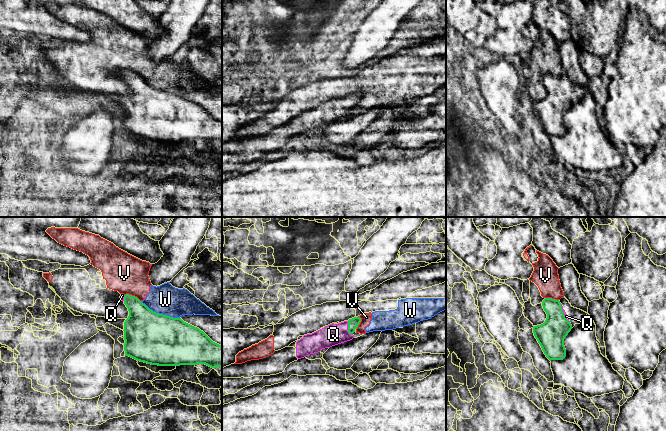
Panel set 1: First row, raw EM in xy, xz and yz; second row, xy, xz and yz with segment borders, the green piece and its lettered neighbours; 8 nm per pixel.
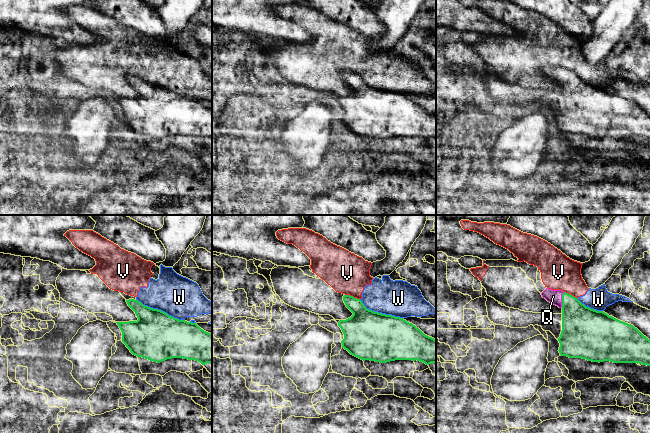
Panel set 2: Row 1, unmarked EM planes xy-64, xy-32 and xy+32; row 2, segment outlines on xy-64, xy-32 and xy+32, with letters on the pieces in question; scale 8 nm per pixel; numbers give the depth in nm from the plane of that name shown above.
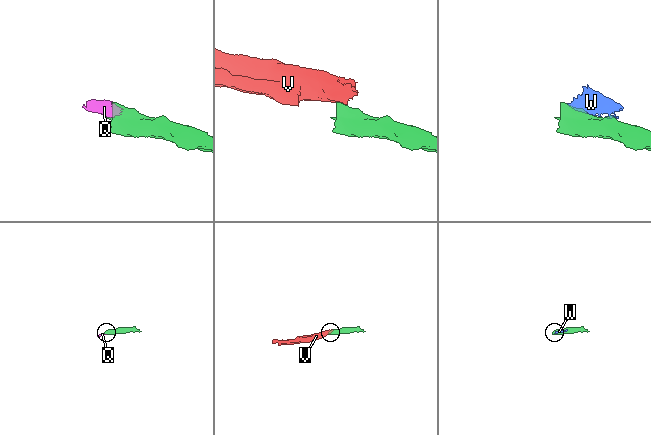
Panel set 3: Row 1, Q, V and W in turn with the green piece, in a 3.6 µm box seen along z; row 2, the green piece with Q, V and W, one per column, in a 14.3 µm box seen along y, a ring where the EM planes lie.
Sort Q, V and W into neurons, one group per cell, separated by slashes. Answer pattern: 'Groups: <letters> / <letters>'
Groups: Q / V W

